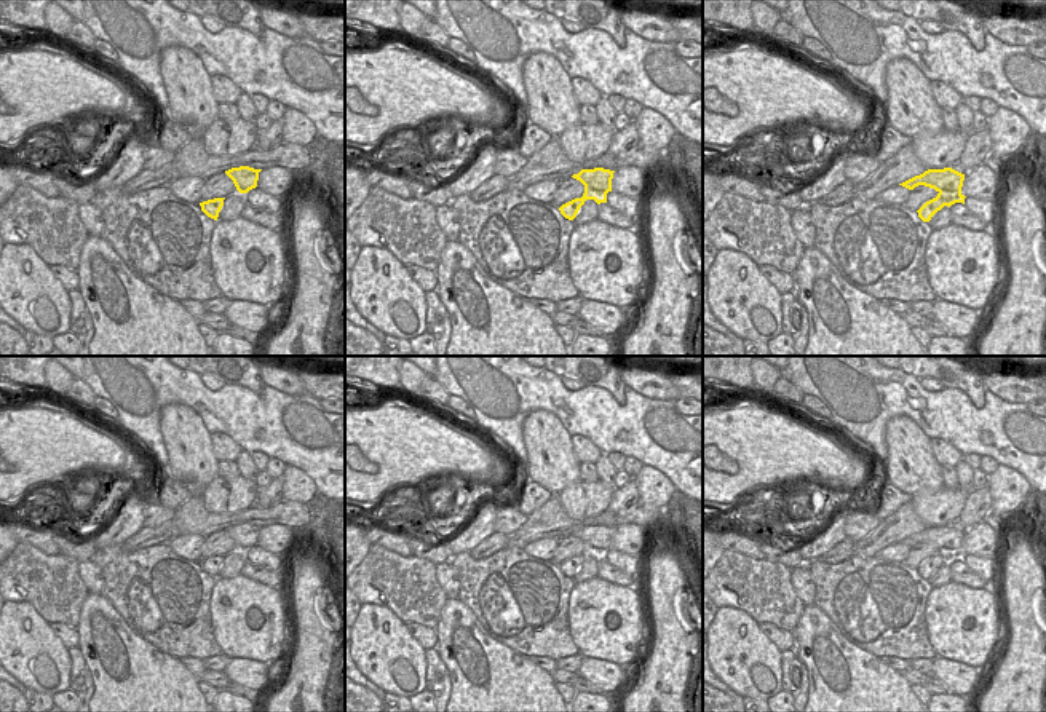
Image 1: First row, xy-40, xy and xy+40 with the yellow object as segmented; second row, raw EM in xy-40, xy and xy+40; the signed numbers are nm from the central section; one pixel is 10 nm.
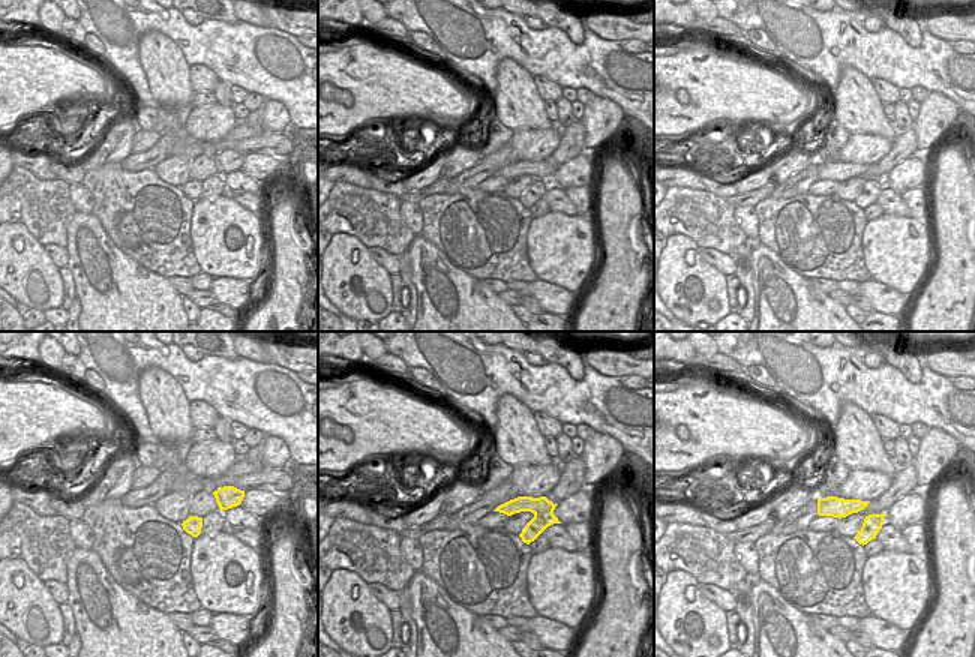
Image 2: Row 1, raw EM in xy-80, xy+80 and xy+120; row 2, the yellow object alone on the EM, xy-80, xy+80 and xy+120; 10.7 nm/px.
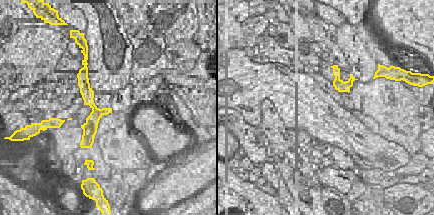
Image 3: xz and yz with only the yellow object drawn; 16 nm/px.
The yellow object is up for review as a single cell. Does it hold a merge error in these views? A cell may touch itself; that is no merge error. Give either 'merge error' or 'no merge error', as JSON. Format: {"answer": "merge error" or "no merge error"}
{"answer": "merge error"}

